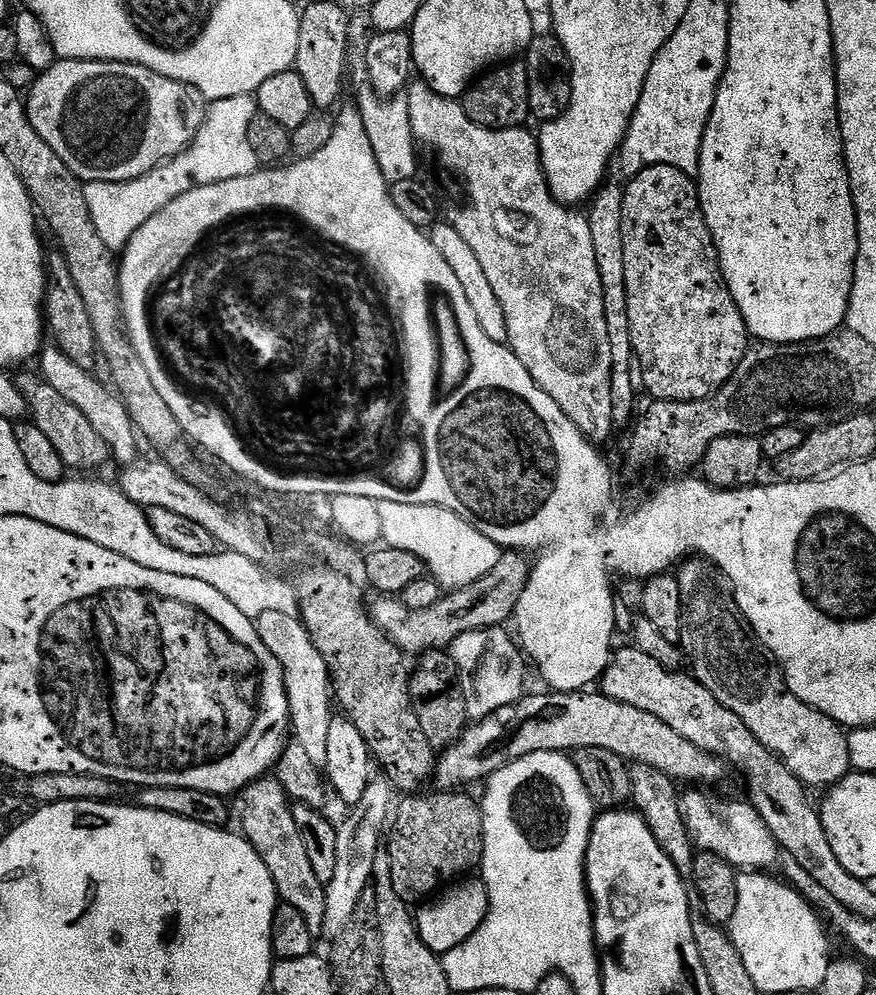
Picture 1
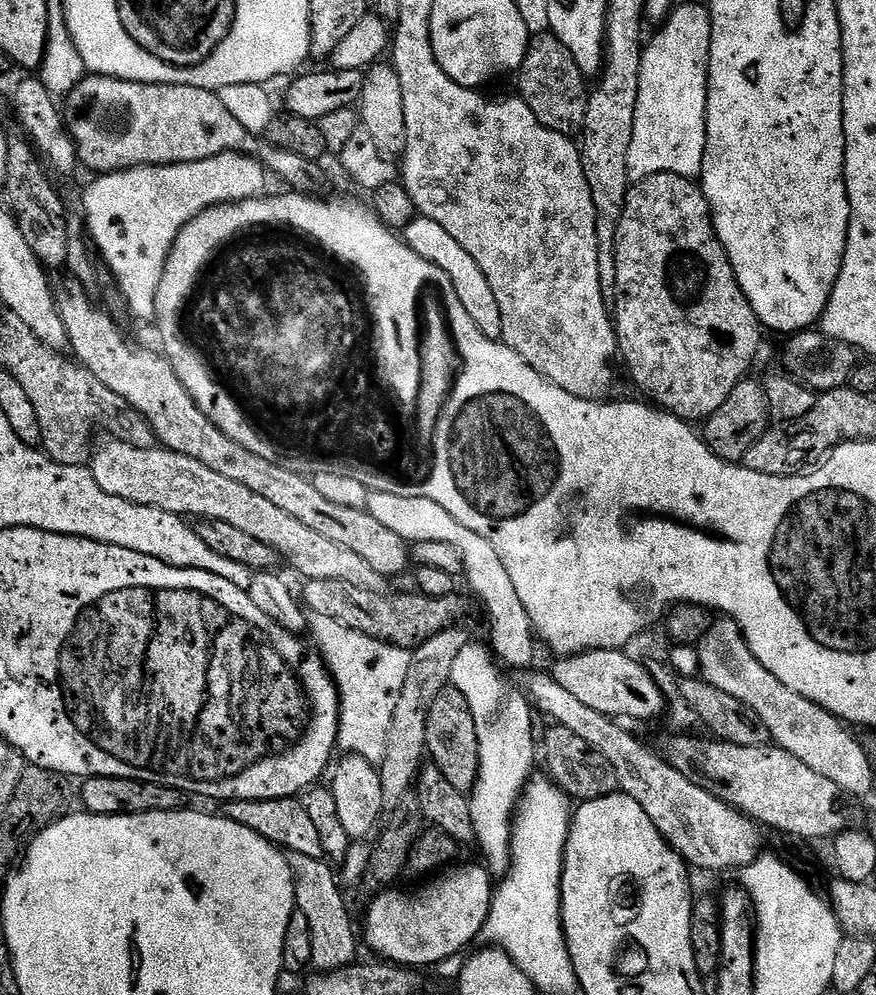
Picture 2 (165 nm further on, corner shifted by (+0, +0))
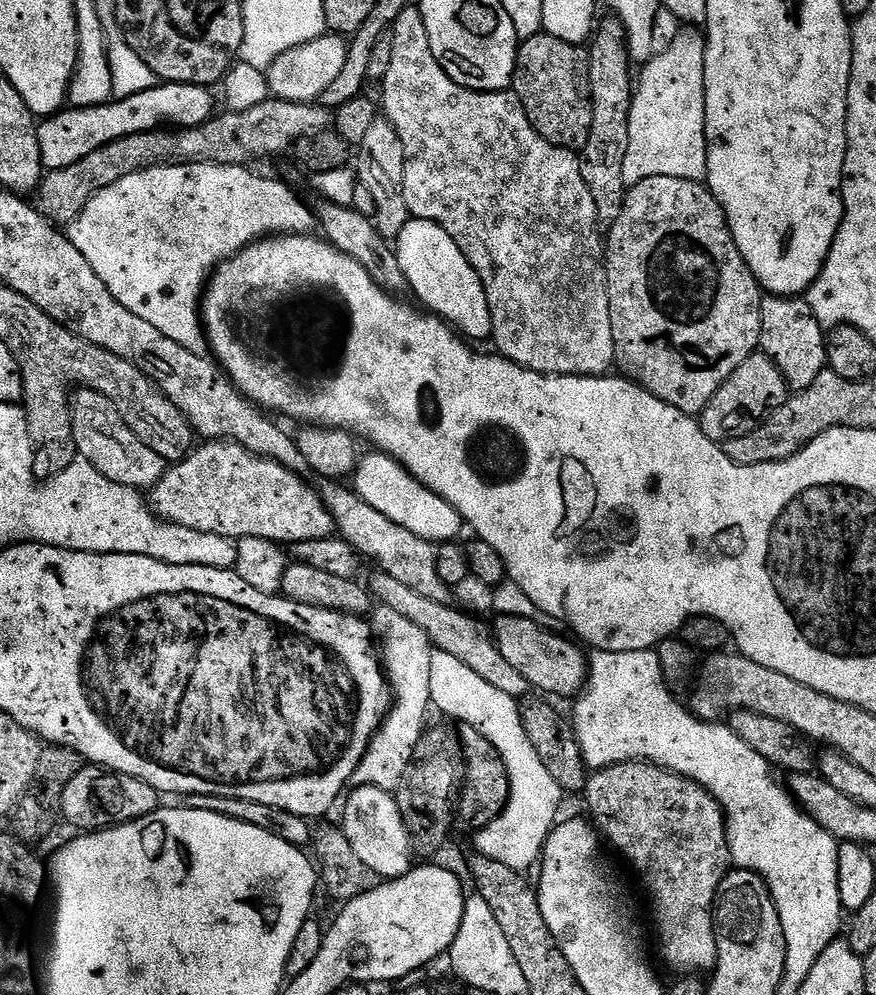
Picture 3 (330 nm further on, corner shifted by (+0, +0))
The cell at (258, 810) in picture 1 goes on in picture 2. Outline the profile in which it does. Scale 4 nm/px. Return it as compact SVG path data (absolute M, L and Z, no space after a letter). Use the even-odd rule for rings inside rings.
M288 852L286 868L296 891L296 907L299 915L306 918L312 947L311 967L316 972L333 972L346 968L357 959L356 936L352 933L352 916L348 904L336 885L336 876L327 868L323 859L306 858L297 852Z

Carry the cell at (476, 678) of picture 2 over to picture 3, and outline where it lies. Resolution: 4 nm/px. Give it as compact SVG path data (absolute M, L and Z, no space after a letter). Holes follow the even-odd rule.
M439 650L434 652L430 679L431 707L433 709L444 708L445 714L453 716L456 722L468 724L474 730L478 730L478 734L482 734L482 738L486 738L490 742L490 746L494 746L494 750L498 750L498 754L506 766L506 774L510 778L510 798L507 806L504 807L504 813L475 833L475 851L502 866L510 866L510 870L521 874L527 873L527 868L532 863L533 867L541 859L548 835L552 833L558 823L558 817L561 815L559 812L562 790L558 786L558 782L554 782L550 770L546 770L546 766L542 766L542 758L538 758L538 750L534 750L530 738L526 738L526 730L522 726L520 717L521 705L518 703L517 697L502 694L502 690L494 690L494 686L490 686L490 682L486 682L474 670L470 670L470 666L456 660L449 652Z

